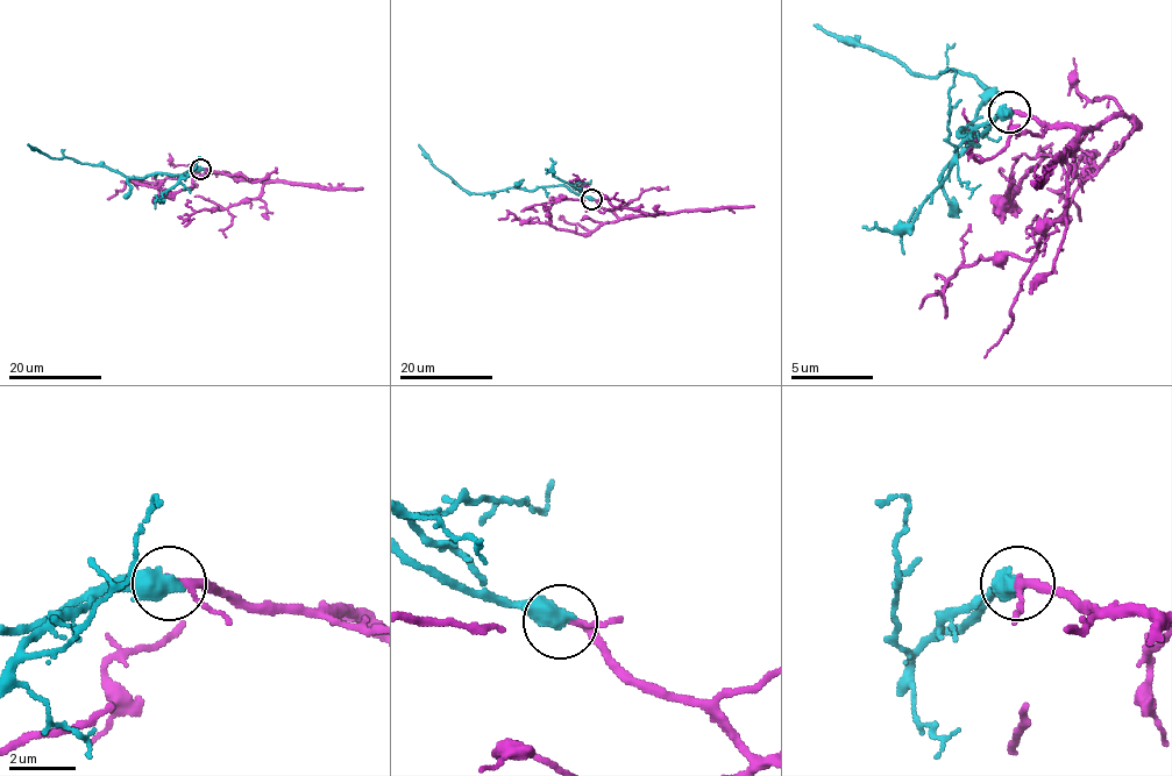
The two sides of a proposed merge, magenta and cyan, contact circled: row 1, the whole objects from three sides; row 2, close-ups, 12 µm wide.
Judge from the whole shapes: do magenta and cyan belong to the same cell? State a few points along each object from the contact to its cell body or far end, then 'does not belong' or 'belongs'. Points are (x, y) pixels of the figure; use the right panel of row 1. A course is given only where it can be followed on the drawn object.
course magenta (1008, 111), (1079, 127), (1112, 115), (1133, 127), (1087, 177), (1050, 156), (1021, 156), (1016, 182), (1053, 144); course cyan (1008, 111), (979, 135), (959, 132), (975, 148), (967, 127), (984, 90), (967, 73), (925, 78), (814, 23); belongs

